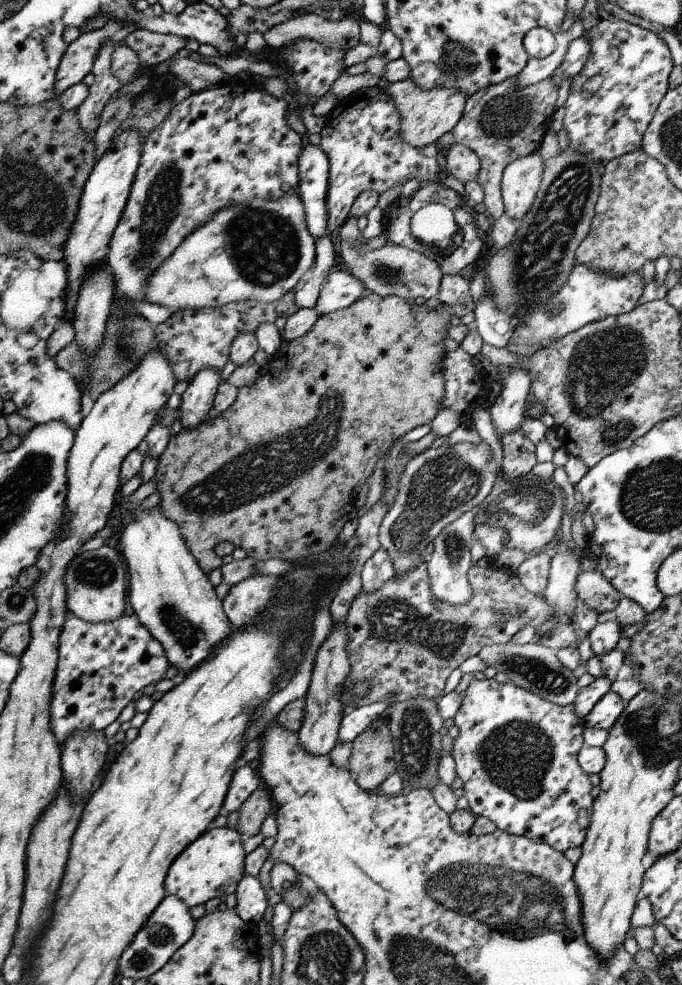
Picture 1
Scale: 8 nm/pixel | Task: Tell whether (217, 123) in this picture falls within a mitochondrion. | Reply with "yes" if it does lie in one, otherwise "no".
no

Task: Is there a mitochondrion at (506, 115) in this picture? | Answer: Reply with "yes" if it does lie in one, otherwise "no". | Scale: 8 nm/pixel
yes

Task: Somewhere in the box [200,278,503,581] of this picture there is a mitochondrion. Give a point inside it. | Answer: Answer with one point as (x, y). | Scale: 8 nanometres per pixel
(433, 493)

